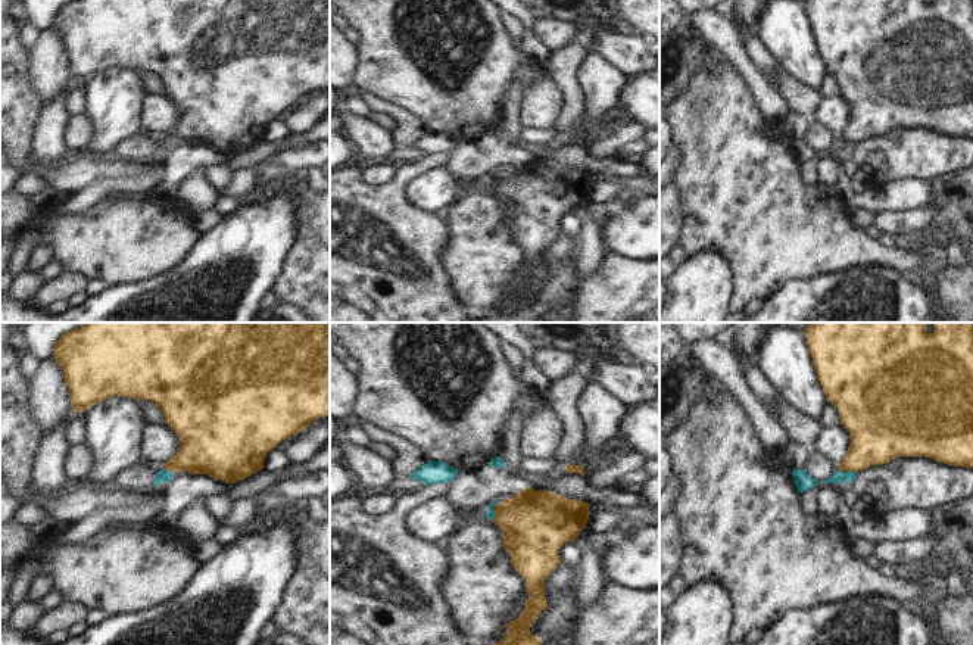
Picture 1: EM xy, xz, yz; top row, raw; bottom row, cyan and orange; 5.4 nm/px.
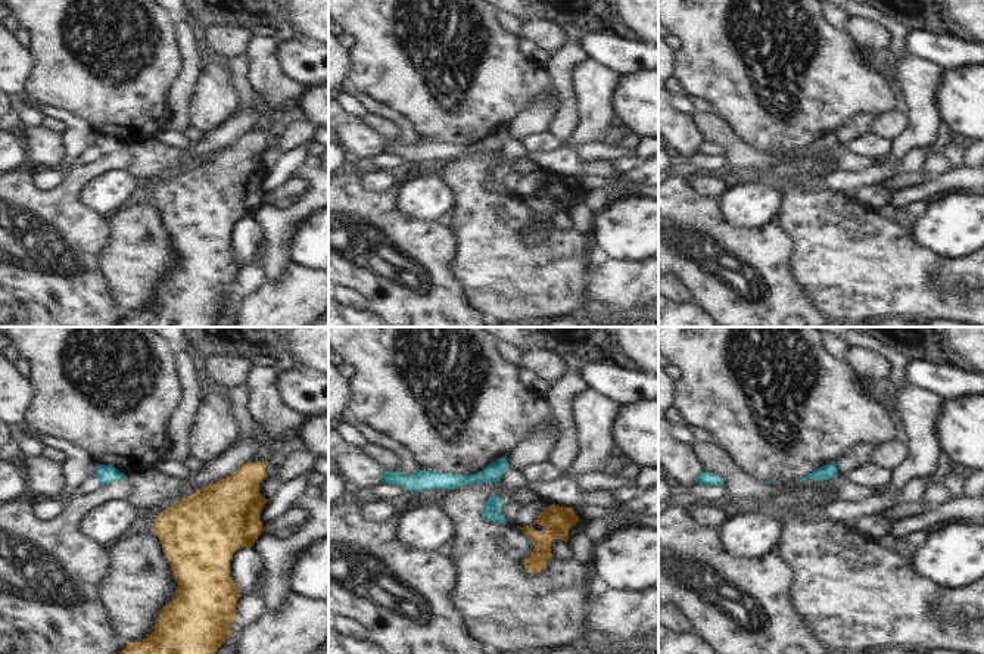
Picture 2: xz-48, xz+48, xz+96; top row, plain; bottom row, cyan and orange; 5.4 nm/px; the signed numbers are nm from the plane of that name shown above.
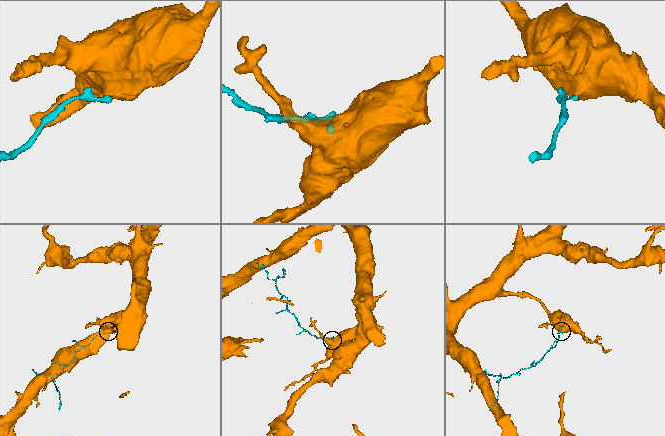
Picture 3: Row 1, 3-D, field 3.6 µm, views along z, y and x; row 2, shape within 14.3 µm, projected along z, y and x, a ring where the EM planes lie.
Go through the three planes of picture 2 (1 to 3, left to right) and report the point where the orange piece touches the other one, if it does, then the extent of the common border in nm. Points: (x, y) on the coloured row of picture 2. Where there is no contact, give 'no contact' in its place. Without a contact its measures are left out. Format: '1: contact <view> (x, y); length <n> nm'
1: no contact
2: no contact
3: no contact

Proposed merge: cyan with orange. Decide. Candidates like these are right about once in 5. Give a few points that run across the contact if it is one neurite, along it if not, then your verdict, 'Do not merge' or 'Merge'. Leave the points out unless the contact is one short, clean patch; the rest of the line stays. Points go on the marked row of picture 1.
Line: xz (502, 501), (493, 508), (495, 517), (492, 520). Do not merge.

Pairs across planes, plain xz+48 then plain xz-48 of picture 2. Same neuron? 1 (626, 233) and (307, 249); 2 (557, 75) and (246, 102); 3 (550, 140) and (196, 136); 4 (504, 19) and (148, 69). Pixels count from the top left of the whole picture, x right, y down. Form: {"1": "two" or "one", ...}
{"1": "one", "2": "one", "3": "one", "4": "two"}

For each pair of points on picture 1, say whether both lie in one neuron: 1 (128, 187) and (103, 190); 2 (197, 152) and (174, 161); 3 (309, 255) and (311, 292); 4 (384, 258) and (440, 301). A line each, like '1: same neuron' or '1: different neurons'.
1: same neuron
2: same neuron
3: same neuron
4: same neuron

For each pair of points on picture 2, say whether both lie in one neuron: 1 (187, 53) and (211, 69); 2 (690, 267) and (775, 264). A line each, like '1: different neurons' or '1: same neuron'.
1: different neurons
2: same neuron

